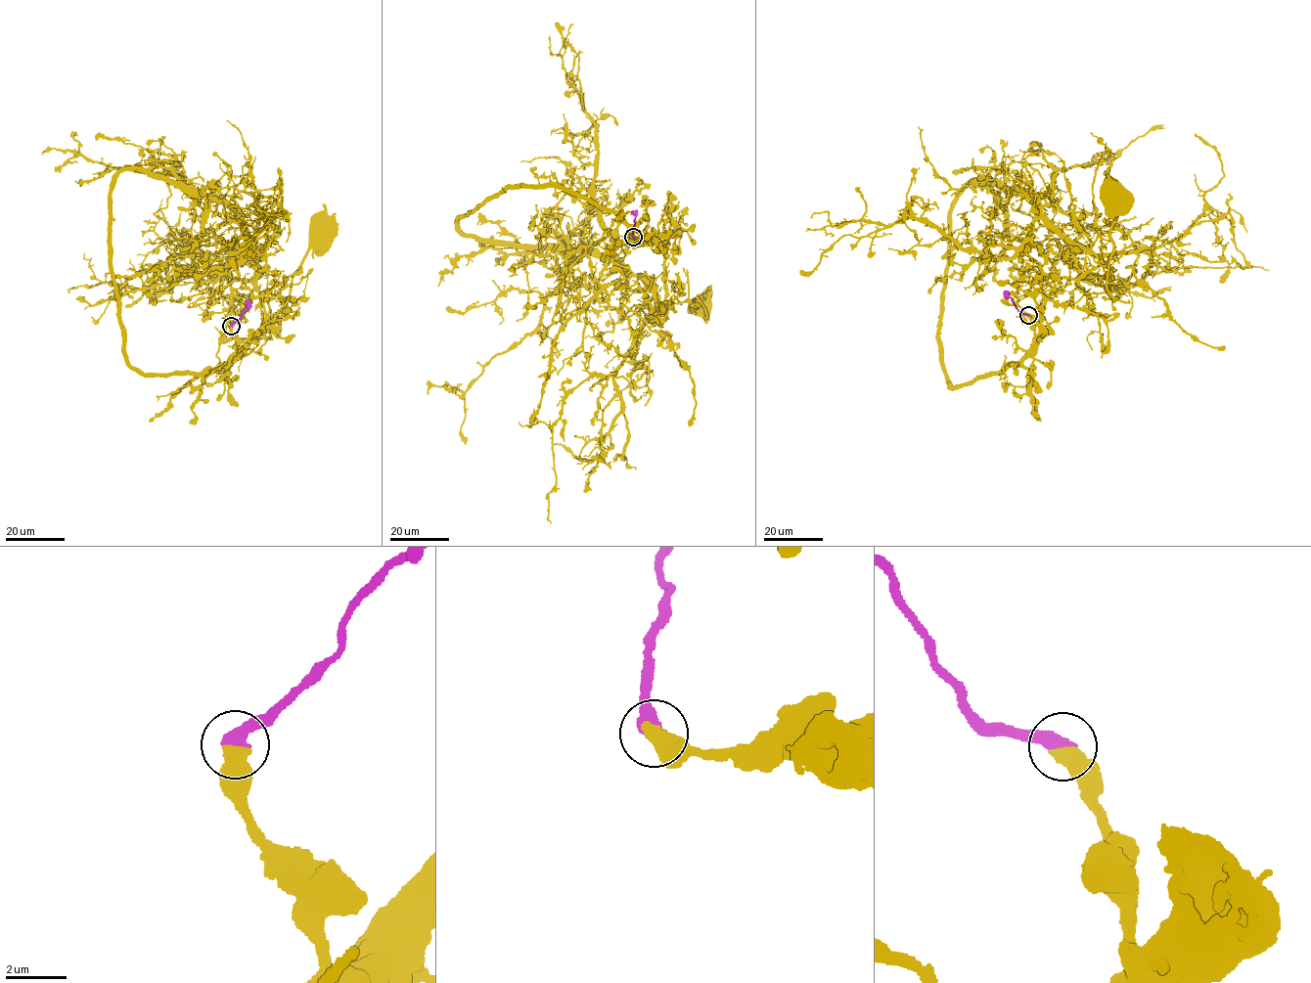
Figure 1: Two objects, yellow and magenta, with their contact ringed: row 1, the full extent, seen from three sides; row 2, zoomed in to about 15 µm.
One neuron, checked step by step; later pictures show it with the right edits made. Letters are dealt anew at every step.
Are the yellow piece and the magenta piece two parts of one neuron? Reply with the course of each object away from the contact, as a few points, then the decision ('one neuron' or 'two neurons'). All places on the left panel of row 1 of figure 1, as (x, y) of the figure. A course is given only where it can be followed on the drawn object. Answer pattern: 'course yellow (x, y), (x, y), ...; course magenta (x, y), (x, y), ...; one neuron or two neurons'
course yellow (230, 327), (243, 348), (261, 330), (264, 293), (281, 287), (261, 301), (257, 290), (278, 328), (319, 234); course magenta (230, 326), (241, 317), (248, 301); one neuron

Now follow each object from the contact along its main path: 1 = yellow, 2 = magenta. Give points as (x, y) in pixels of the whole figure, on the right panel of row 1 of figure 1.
1: (1028, 316), (1037, 335), (1042, 266), (1050, 275), (1077, 279), (1102, 263), (1114, 299), (1107, 280), (1115, 197)
2: (1028, 315), (1019, 314), (1003, 291)

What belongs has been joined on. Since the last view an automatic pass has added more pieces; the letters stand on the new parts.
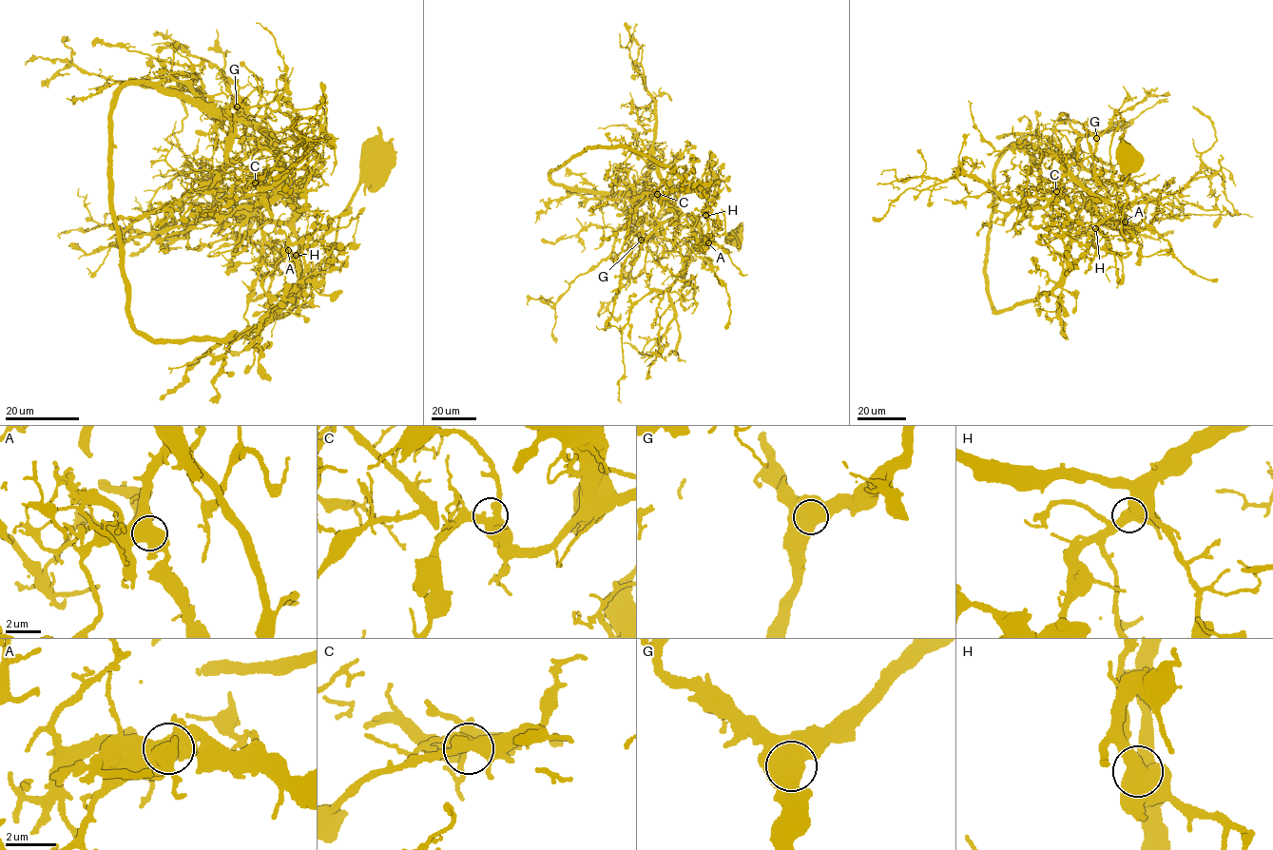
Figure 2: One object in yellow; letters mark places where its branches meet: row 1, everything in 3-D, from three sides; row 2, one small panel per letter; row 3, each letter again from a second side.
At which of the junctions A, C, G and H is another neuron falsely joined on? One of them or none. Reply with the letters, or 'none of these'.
none of these

